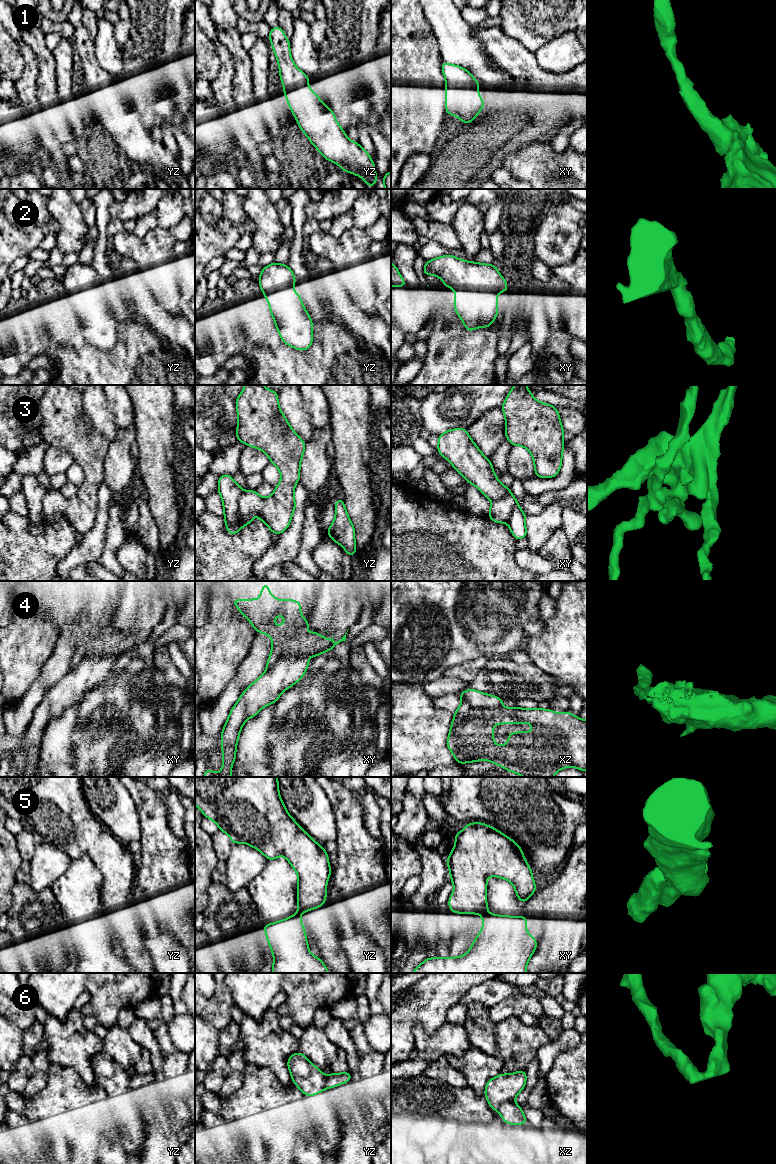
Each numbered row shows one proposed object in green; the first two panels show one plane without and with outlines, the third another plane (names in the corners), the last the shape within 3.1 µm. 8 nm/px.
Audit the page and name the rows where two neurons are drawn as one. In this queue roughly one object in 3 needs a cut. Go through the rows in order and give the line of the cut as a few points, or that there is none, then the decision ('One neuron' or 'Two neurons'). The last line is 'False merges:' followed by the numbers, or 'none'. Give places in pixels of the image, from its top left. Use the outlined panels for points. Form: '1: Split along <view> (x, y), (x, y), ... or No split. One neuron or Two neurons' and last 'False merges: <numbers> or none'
1: No split. One neuron
2: No split. One neuron
3: Split along yz (242, 491), (239, 497), (238, 513), (248, 523). Two neurons
4: Split along xy (306, 658), (285, 654), (272, 667), (266, 670). Two neurons
5: Split along xy (487, 911), (482, 914). Two neurons
6: Split along xz (513, 1101), (503, 1103), (497, 1110). Two neurons
False merges: 3, 4, 5, 6

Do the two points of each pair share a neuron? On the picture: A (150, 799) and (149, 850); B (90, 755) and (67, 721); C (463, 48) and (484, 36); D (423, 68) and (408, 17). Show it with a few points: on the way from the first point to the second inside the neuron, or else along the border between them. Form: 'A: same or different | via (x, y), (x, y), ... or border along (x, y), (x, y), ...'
A: same | via (151, 812), (154, 816), (154, 837)
B: different | border along (79, 708), (76, 727), (72, 735), (72, 754)
C: different | border along (470, 26), (473, 35), (482, 43), (492, 58)
D: same | via (411, 55), (406, 50), (406, 30)

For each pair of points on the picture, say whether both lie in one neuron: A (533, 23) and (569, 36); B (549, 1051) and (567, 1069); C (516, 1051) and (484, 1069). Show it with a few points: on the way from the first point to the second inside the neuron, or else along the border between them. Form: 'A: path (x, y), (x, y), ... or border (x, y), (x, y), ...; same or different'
A: border (576, 34), (572, 31), (566, 31), (541, 45); different
B: border (576, 1045), (562, 1051), (545, 1074); different
C: border (480, 1050), (499, 1056), (503, 1060), (502, 1072); different

